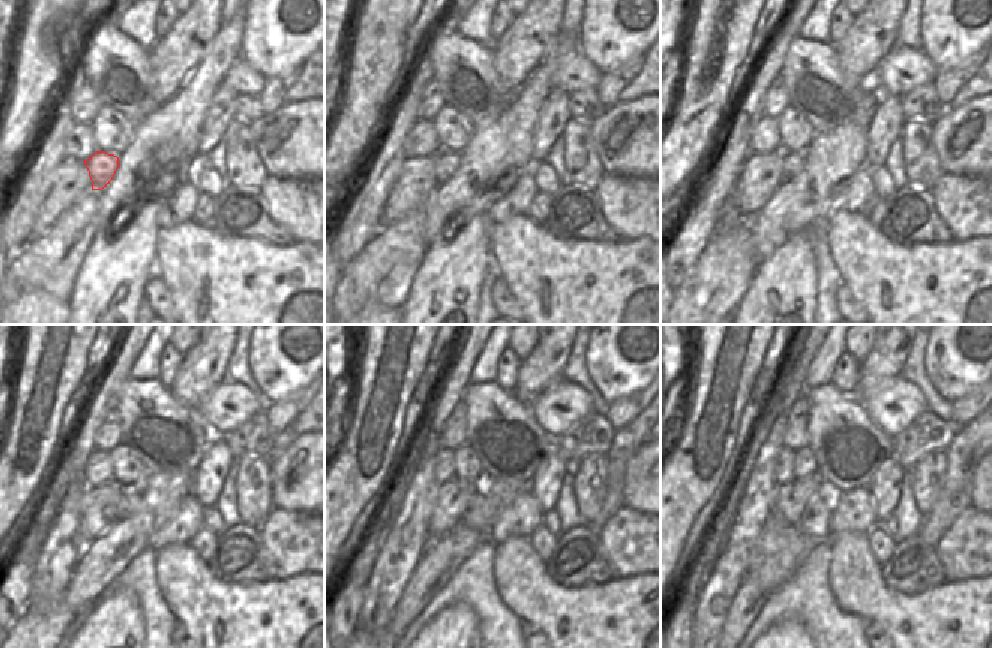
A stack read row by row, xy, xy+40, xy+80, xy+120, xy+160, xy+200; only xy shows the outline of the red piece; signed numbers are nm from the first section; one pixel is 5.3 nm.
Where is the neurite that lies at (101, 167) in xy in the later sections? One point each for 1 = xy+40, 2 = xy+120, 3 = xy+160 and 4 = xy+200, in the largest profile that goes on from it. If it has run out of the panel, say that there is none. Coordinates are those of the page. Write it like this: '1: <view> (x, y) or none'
1: xy+40 (446, 164)
2: xy+120 (129, 503)
3: xy+160 (479, 516)
4: xy+200 (814, 522)

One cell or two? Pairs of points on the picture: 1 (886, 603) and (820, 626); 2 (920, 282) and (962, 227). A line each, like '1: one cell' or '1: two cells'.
1: two cells
2: two cells

